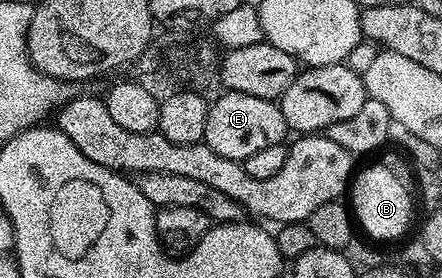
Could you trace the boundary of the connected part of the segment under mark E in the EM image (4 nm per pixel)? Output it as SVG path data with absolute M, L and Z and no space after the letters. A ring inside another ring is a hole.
M232 90L222 92L218 99L210 102L204 142L212 148L212 152L228 160L242 163L252 156L252 152L260 152L260 148L282 142L285 134L288 134L288 127L277 101Z

